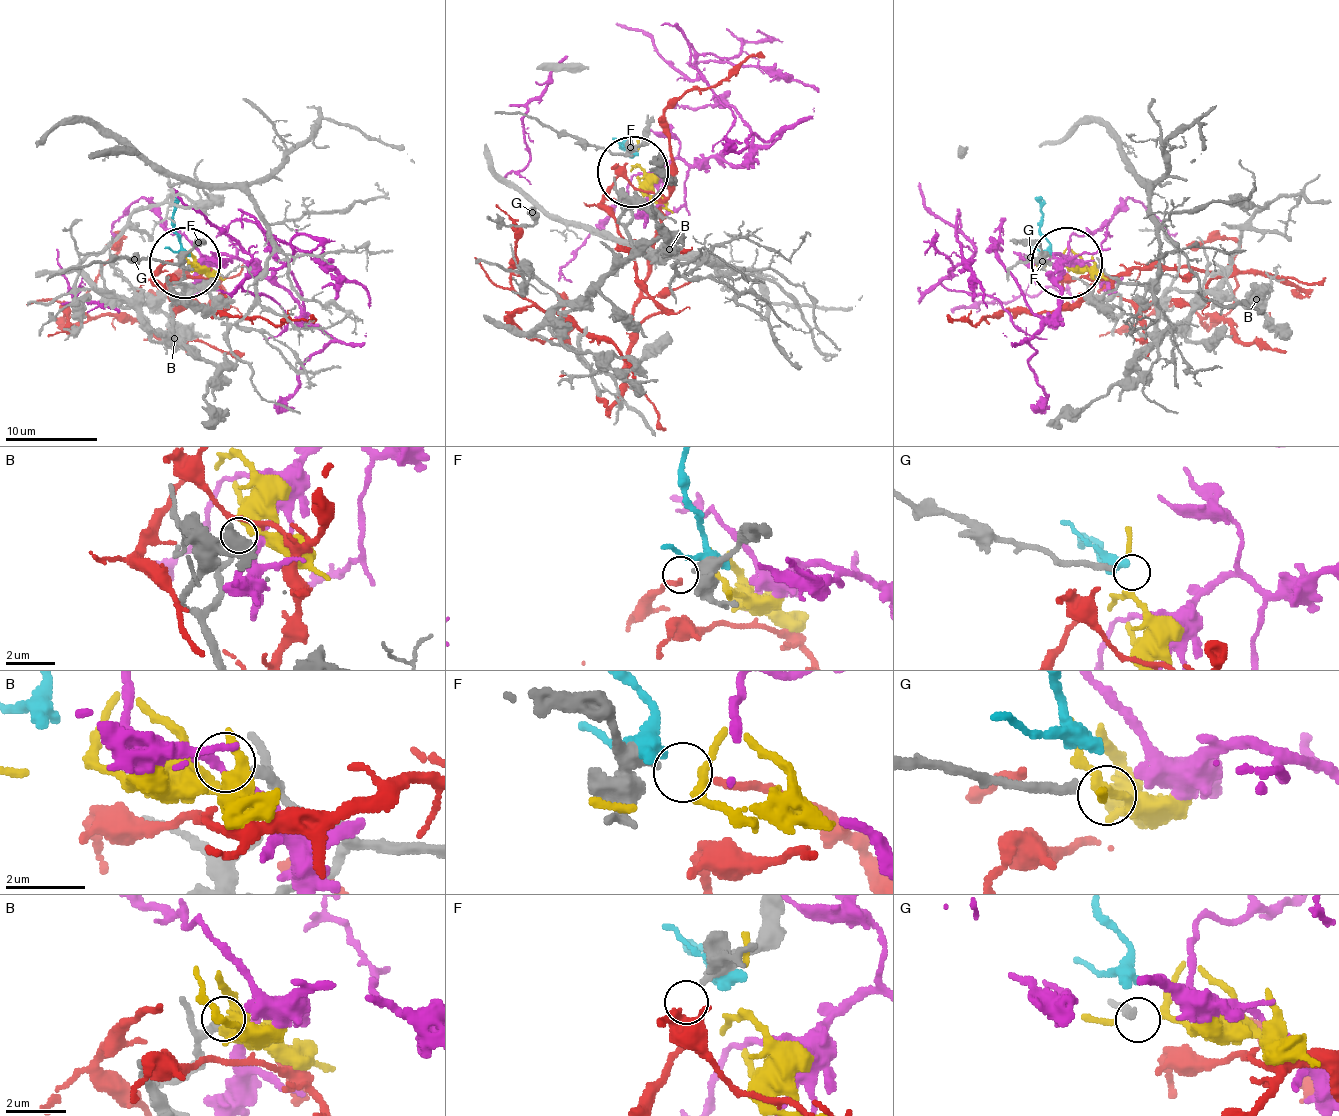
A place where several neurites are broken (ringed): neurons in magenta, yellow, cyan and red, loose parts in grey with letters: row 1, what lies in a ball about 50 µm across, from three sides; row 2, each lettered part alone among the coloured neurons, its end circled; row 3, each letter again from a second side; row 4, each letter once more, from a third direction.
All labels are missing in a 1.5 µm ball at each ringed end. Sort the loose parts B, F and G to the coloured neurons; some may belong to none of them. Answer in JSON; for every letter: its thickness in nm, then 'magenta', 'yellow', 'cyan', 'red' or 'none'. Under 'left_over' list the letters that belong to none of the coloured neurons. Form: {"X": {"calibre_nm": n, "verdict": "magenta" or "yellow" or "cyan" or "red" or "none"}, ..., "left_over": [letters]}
{"B": {"calibre_nm": 190, "verdict": "yellow"}, "F": {"calibre_nm": 320, "verdict": "red"}, "G": {"calibre_nm": 240, "verdict": "none"}, "left_over": ["G"]}

